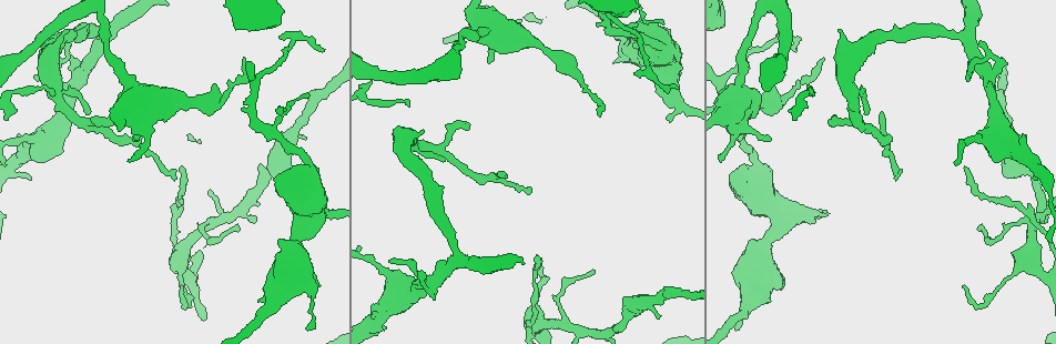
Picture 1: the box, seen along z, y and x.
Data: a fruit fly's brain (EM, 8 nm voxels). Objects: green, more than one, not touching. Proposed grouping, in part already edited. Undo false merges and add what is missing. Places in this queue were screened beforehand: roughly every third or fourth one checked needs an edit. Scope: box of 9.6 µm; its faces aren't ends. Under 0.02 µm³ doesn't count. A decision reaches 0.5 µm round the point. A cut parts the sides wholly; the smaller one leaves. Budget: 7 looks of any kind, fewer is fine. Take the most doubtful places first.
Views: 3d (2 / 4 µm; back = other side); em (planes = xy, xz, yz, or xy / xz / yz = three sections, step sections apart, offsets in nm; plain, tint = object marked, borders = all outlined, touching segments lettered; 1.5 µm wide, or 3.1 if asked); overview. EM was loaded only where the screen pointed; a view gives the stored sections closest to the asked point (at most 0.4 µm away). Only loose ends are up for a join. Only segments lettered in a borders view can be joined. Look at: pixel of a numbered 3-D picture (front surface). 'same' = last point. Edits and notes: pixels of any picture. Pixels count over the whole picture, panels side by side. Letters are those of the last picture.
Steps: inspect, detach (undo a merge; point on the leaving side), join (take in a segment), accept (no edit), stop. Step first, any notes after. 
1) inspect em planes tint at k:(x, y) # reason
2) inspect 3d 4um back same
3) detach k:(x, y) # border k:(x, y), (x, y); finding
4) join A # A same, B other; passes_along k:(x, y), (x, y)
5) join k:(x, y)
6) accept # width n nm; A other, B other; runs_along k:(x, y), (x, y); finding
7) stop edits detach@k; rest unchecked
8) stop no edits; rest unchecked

inspect em xz step 8 tint at 1:(271, 131) # abrupt turn

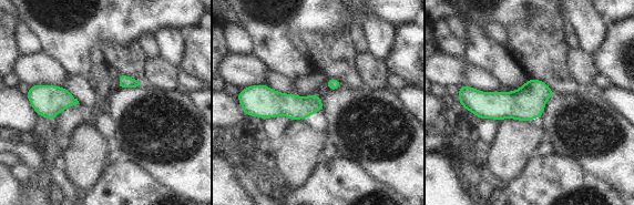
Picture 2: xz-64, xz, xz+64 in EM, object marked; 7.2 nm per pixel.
inspect em planes borders same

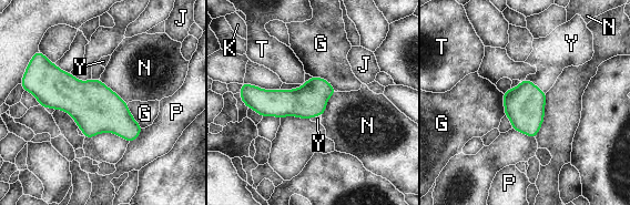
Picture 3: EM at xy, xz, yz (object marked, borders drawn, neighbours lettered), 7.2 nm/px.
accept # G other, J other, K other, N other, P other, T other, Y other; border 3:(312, 75), (324, 78), (336, 91); all the same neuron

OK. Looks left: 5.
inspect em xz step 8 borders at 1:(385, 326) # branch stops here

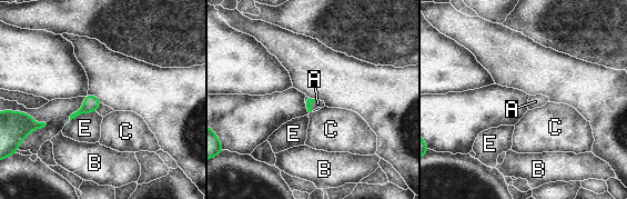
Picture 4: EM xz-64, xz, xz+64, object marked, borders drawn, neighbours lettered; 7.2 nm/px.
join A # A same, B other, C other, E other; passes_along 4:(310, 101), (312, 105), (317, 103); it goes on there

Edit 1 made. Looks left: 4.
inspect em planes borders at 1:(503, 171) # free end

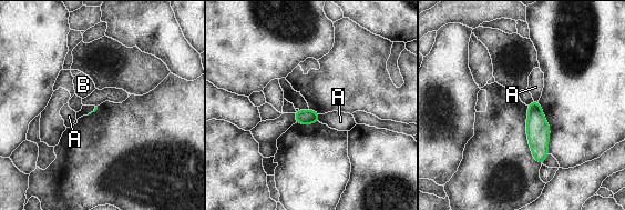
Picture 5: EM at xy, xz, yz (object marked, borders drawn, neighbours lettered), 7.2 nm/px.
accept # A other, B other; border 5:(320, 114), (318, 121); none of them fits

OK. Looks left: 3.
stop edits join@4; rest unchecked

